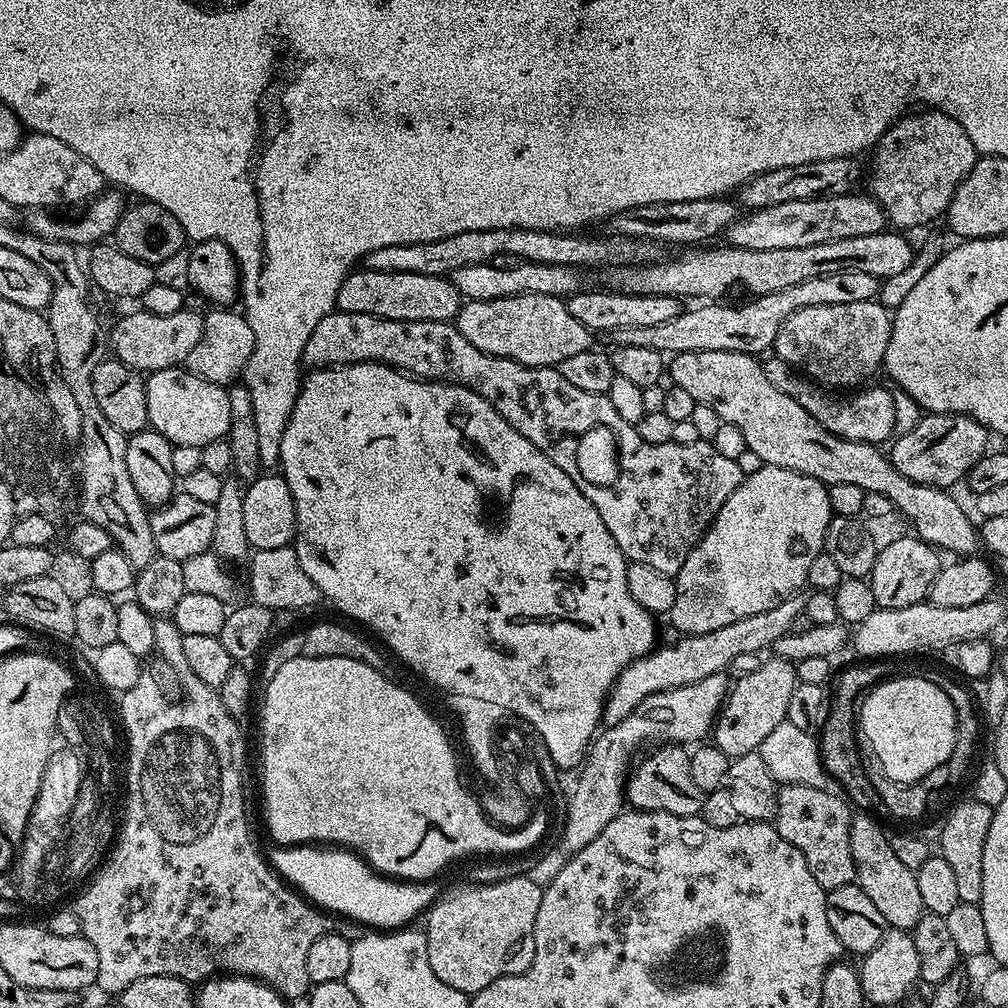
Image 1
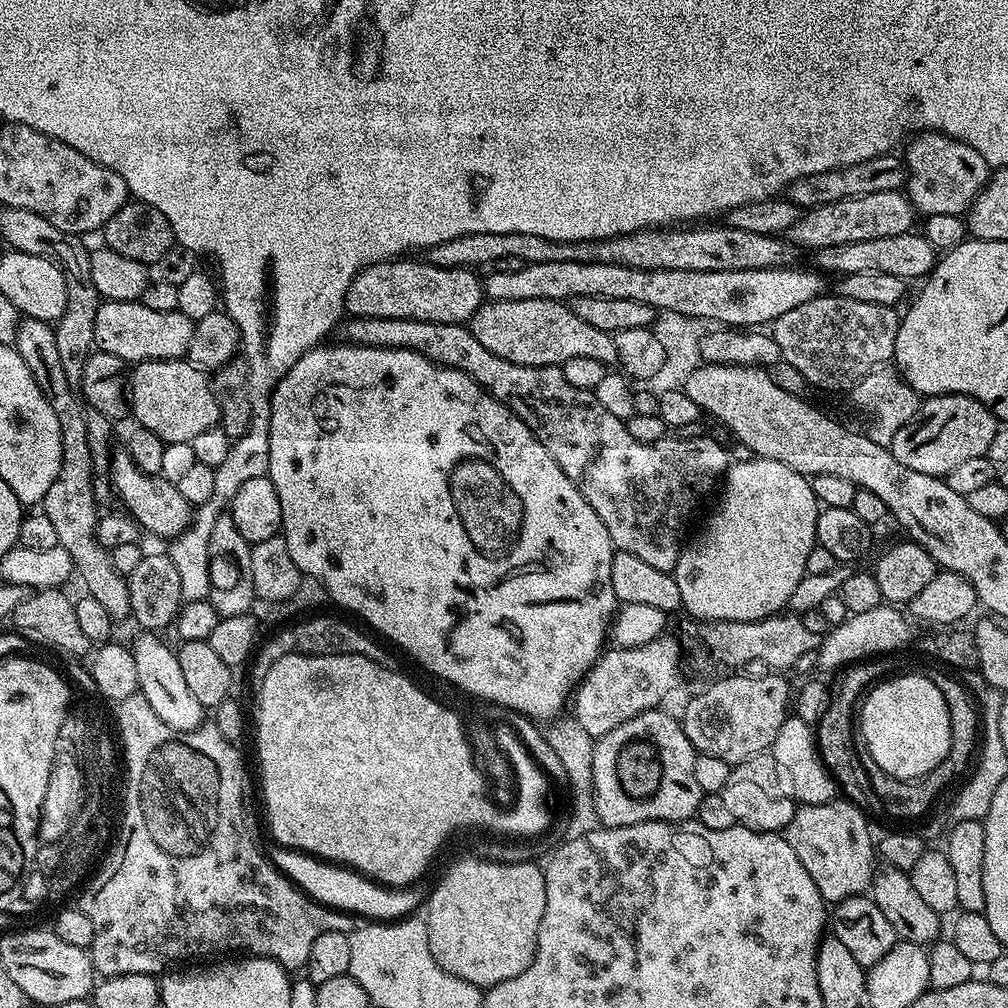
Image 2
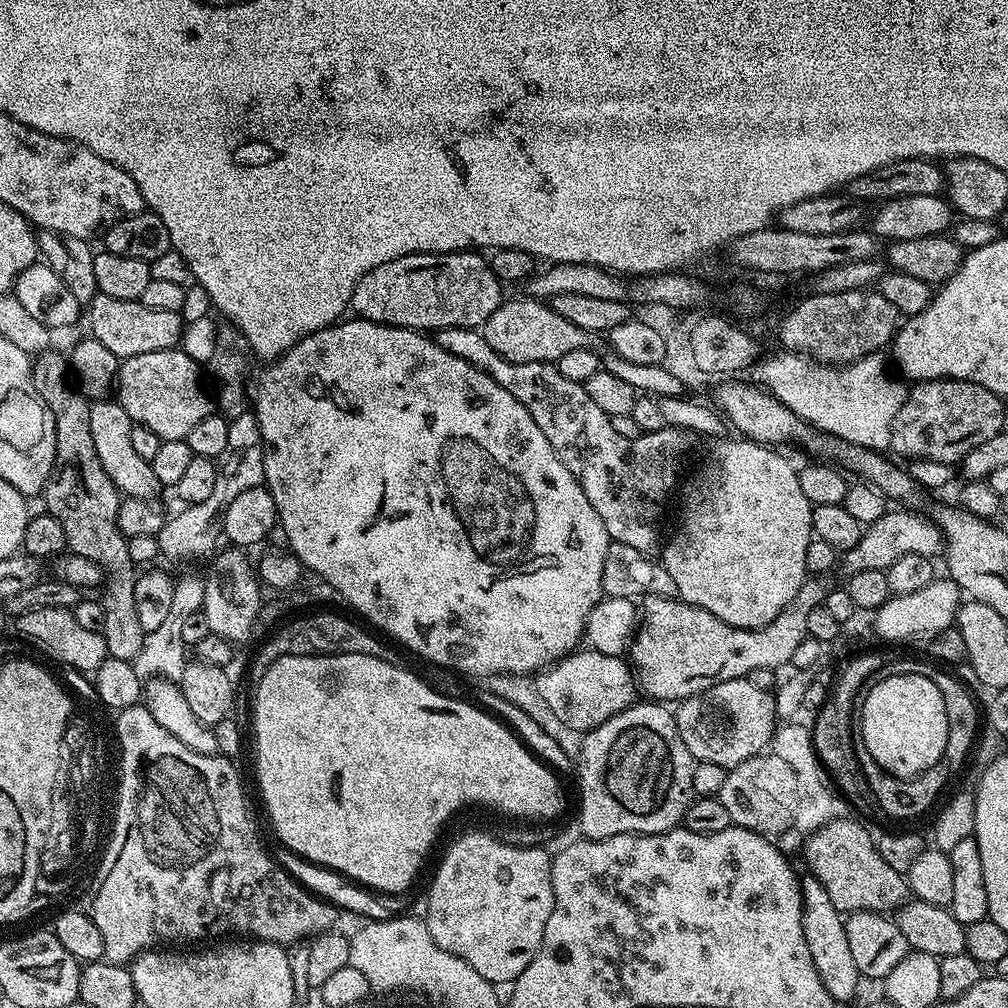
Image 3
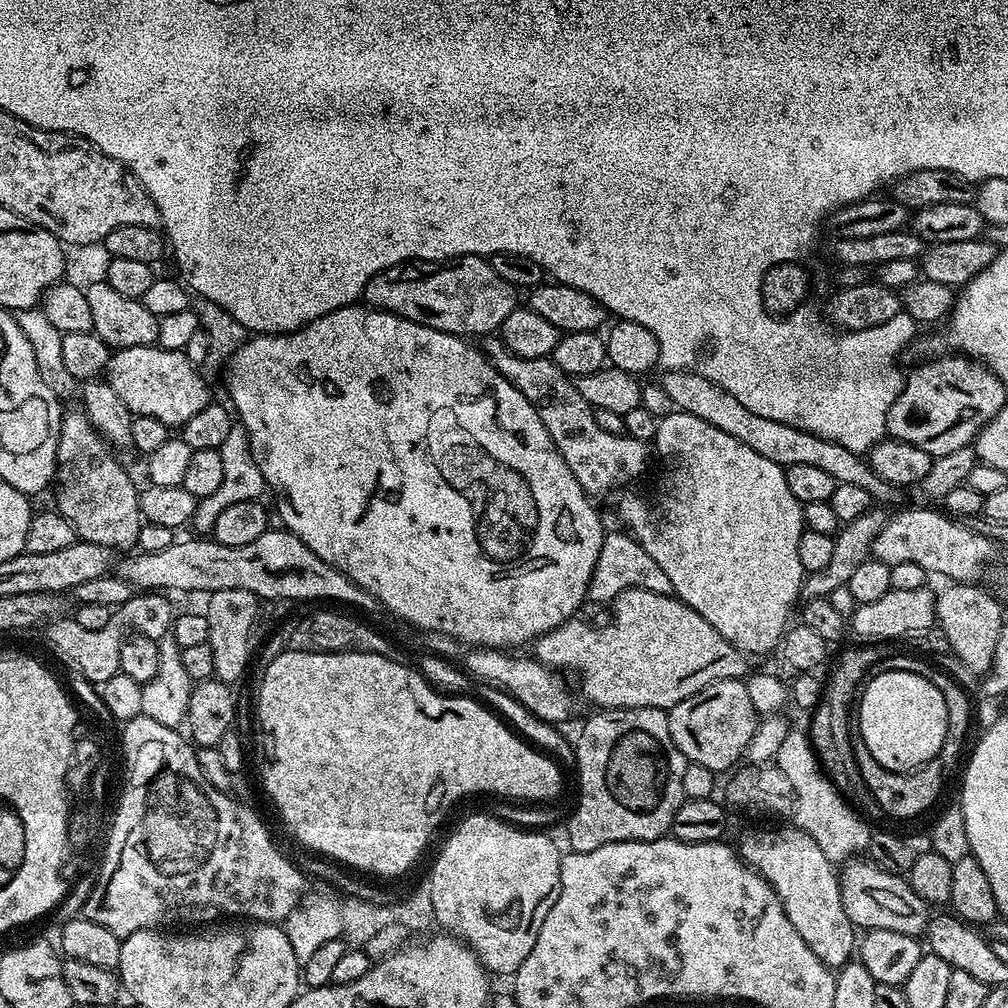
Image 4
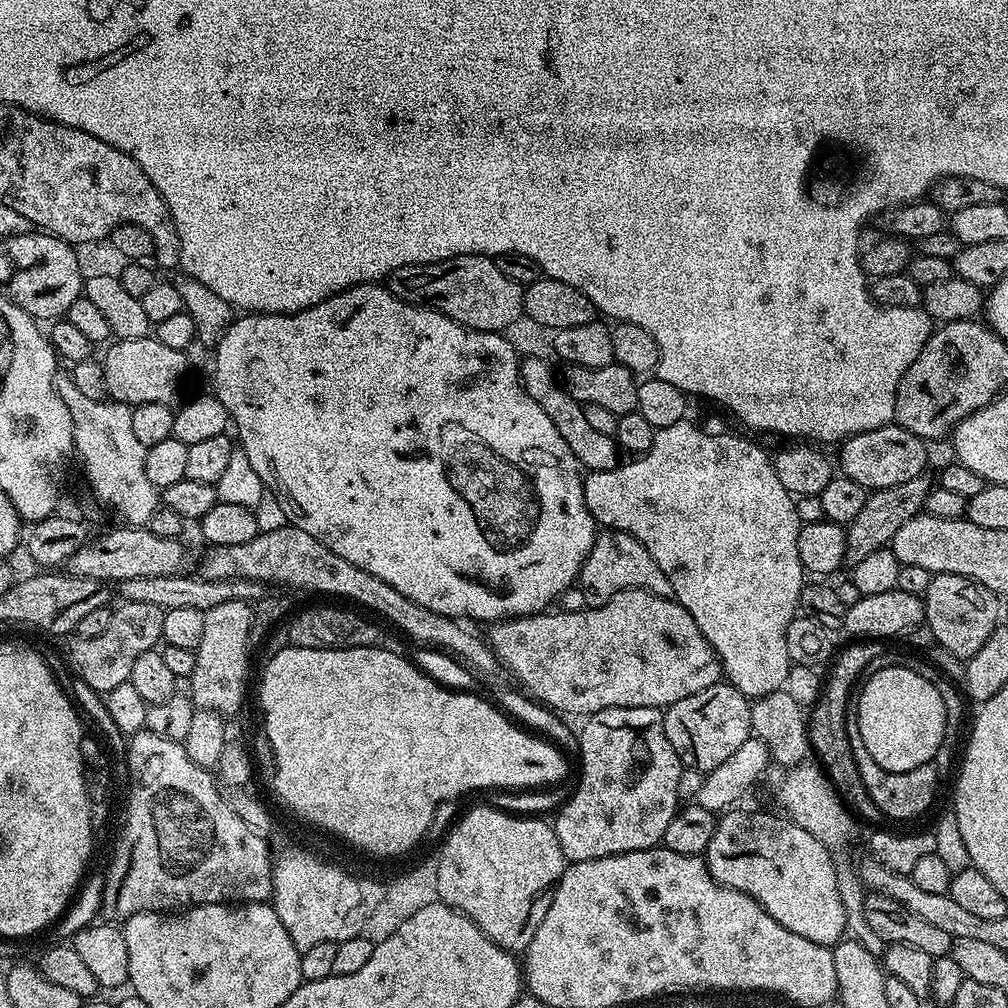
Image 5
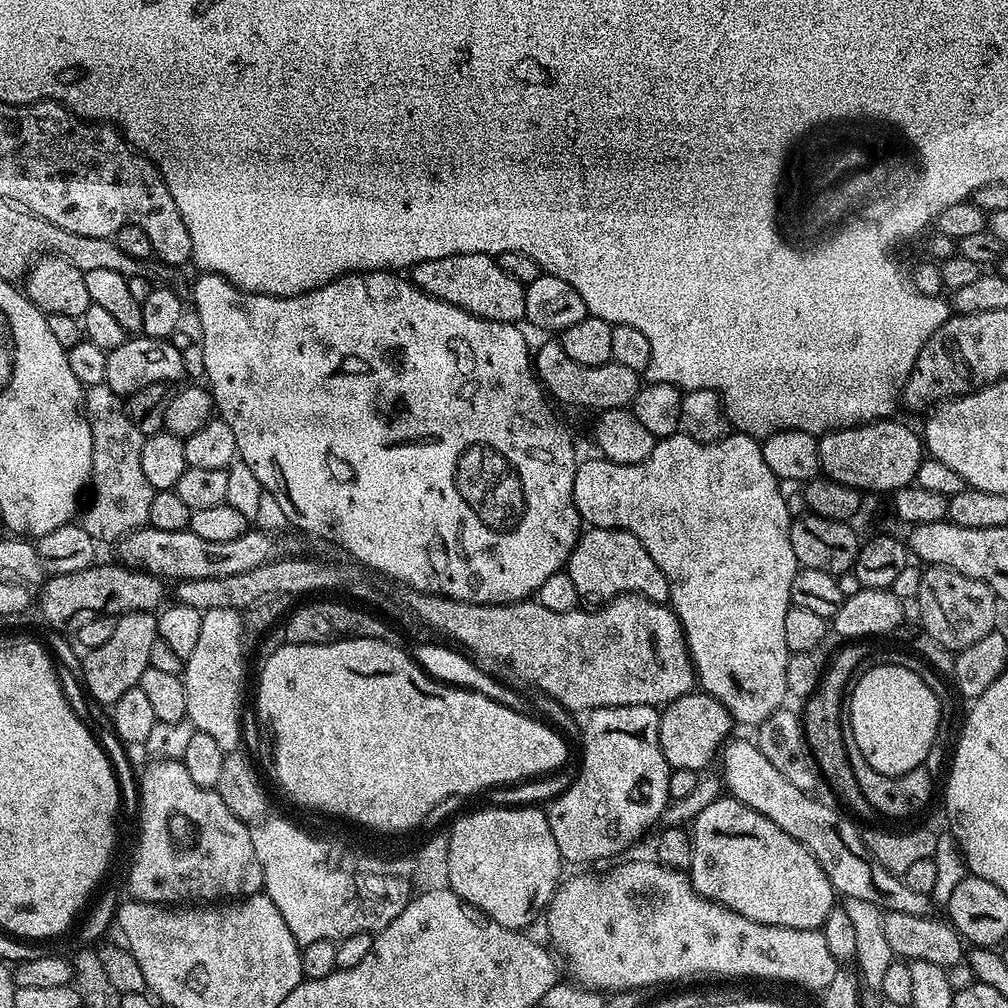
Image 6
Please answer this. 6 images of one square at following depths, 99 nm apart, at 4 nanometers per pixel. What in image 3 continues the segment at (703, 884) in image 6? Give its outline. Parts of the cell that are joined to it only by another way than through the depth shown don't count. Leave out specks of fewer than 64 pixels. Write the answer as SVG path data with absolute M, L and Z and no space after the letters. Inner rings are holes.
M811 878L805 879L802 884L804 894L804 933L806 934L806 946L810 946L810 958L814 958L814 970L818 970L818 978L822 978L822 986L838 1002L848 1000L862 985L862 977L854 957L850 951L850 945L846 939L846 926L844 916L830 902L830 894L822 890L818 881Z

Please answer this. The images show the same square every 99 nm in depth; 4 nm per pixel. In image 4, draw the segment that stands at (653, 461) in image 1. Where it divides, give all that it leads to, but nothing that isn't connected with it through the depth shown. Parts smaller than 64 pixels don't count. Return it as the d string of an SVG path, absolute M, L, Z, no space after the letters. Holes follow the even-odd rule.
M496 334L483 337L482 351L492 361L495 368L538 410L550 438L556 443L556 449L563 454L566 466L570 466L570 474L578 478L578 482L584 487L589 497L597 498L596 496L604 496L607 492L614 491L615 488L623 489L628 486L623 486L623 484L638 479L647 470L648 452L650 456L649 445L643 440L635 440L626 434L615 436L602 430L602 427L598 426L598 422L595 421L592 405L586 402L586 398L582 398L582 394L578 394L573 377L565 374L549 357L522 358L510 351Z

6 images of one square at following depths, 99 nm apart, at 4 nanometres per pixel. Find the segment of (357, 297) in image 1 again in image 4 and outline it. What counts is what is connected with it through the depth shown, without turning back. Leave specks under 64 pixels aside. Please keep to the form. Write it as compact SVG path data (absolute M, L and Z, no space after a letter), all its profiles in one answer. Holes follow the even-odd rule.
M457 256L454 260L405 260L403 264L395 264L390 266L386 270L382 270L378 274L374 274L374 278L370 278L370 282L364 286L364 294L362 297L365 305L373 308L378 308L382 312L392 312L395 316L401 316L406 318L410 322L418 322L422 326L430 326L434 330L442 330L443 332L449 332L455 336L462 336L465 338L483 338L499 333L502 322L506 322L506 318L510 318L510 314L518 306L517 289L510 286L510 282L504 281L494 271L494 266L483 256Z

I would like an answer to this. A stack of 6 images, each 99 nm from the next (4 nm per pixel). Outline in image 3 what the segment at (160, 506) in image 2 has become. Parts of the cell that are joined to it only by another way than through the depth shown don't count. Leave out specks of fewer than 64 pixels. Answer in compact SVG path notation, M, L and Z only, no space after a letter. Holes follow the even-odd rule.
M105 398L90 403L90 435L94 438L94 450L98 450L98 459L102 461L102 470L110 474L110 480L124 496L133 496L143 500L156 500L162 485L152 469L152 461L142 458L130 442L130 430L133 422L130 414L122 410L115 399Z

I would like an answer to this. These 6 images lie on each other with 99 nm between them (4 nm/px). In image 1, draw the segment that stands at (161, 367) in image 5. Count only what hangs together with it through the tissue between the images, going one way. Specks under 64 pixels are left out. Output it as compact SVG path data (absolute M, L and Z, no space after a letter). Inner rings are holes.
M181 366L147 373L144 390L151 431L162 434L162 438L174 446L201 449L210 442L218 442L227 437L232 415L228 388L225 385L206 382L206 378L198 378L198 374Z

